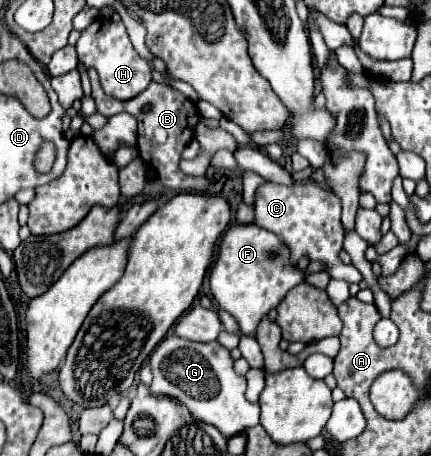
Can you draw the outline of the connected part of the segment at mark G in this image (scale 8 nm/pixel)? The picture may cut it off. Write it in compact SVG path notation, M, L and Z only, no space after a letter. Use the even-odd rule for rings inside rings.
M169 334L149 358L153 370L151 392L169 396L187 406L197 422L215 426L225 438L231 438L255 424L259 424L259 404L251 404L245 398L247 380L233 370L231 352L217 342L191 342Z

